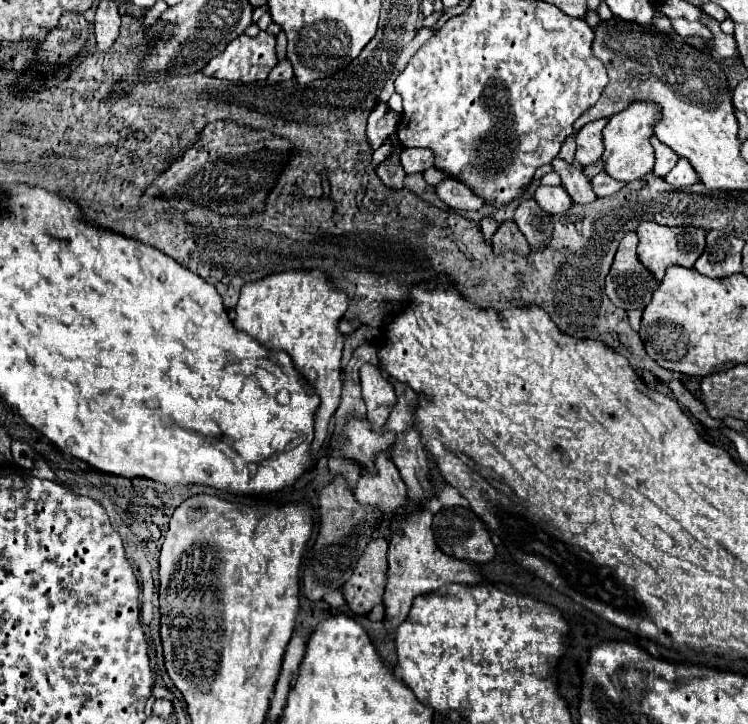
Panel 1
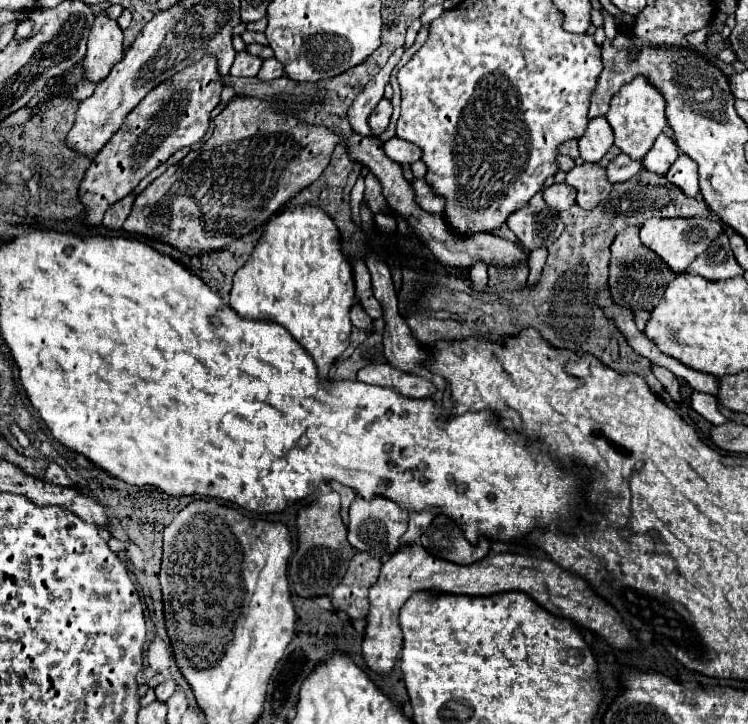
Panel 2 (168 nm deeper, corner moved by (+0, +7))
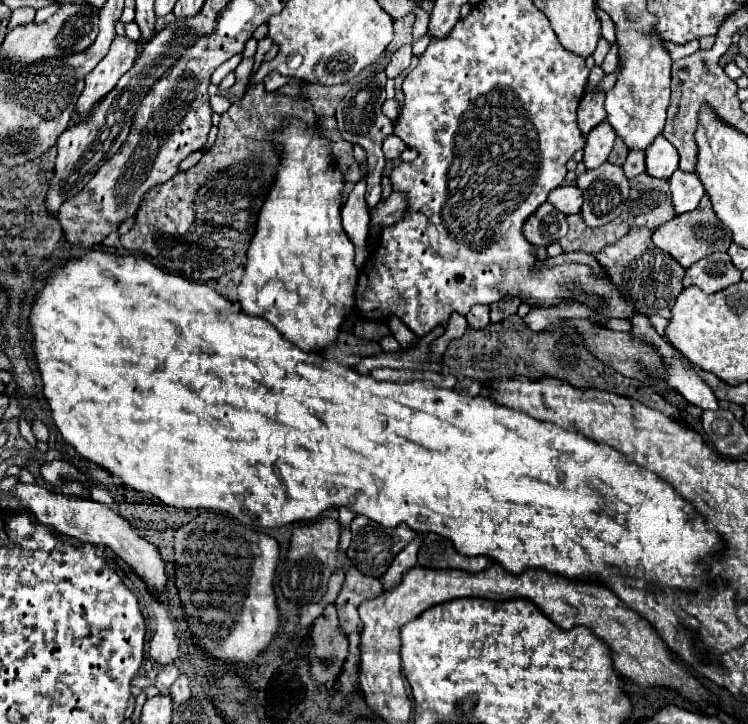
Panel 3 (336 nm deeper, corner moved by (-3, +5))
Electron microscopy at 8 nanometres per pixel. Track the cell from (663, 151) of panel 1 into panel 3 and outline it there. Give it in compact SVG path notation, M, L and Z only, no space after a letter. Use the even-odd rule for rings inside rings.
M656 137L646 149L646 171L652 177L668 179L678 169L676 147L666 137Z

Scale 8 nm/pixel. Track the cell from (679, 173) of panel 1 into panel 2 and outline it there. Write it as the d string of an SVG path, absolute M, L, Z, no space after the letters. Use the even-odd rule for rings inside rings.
M679 153L677 161L671 165L667 171L667 181L679 187L687 197L697 197L699 195L699 183L697 183L697 165L685 155Z

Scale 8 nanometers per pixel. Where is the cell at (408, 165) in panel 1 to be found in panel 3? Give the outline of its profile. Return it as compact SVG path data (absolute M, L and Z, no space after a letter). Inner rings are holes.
M388 135L388 137L384 139L382 151L384 151L384 157L386 157L386 159L396 159L396 157L400 157L404 149L406 149L406 143L400 141L400 137Z

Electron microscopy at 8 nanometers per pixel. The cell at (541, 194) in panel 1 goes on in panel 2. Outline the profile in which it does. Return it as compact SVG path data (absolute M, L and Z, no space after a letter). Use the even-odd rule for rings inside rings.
M553 183L551 187L547 187L543 191L543 199L549 207L555 207L557 211L569 209L571 205L575 205L575 195L577 191L573 187L569 187L567 183Z

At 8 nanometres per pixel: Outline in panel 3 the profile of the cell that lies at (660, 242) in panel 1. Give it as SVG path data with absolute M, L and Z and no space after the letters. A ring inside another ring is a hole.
M704 195L700 205L692 213L684 213L680 217L674 217L674 219L666 221L664 225L660 225L652 233L652 243L656 247L660 247L662 251L670 253L682 267L688 269L692 263L700 261L702 257L710 255L714 251L726 251L732 243L732 235L730 235L730 229L716 217L708 195Z

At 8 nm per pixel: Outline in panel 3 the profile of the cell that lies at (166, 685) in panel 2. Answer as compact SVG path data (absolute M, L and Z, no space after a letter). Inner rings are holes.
M174 665L162 667L162 671L156 675L156 687L158 687L158 691L162 695L170 695L170 687L178 679L178 675L180 675L178 667L174 667Z

